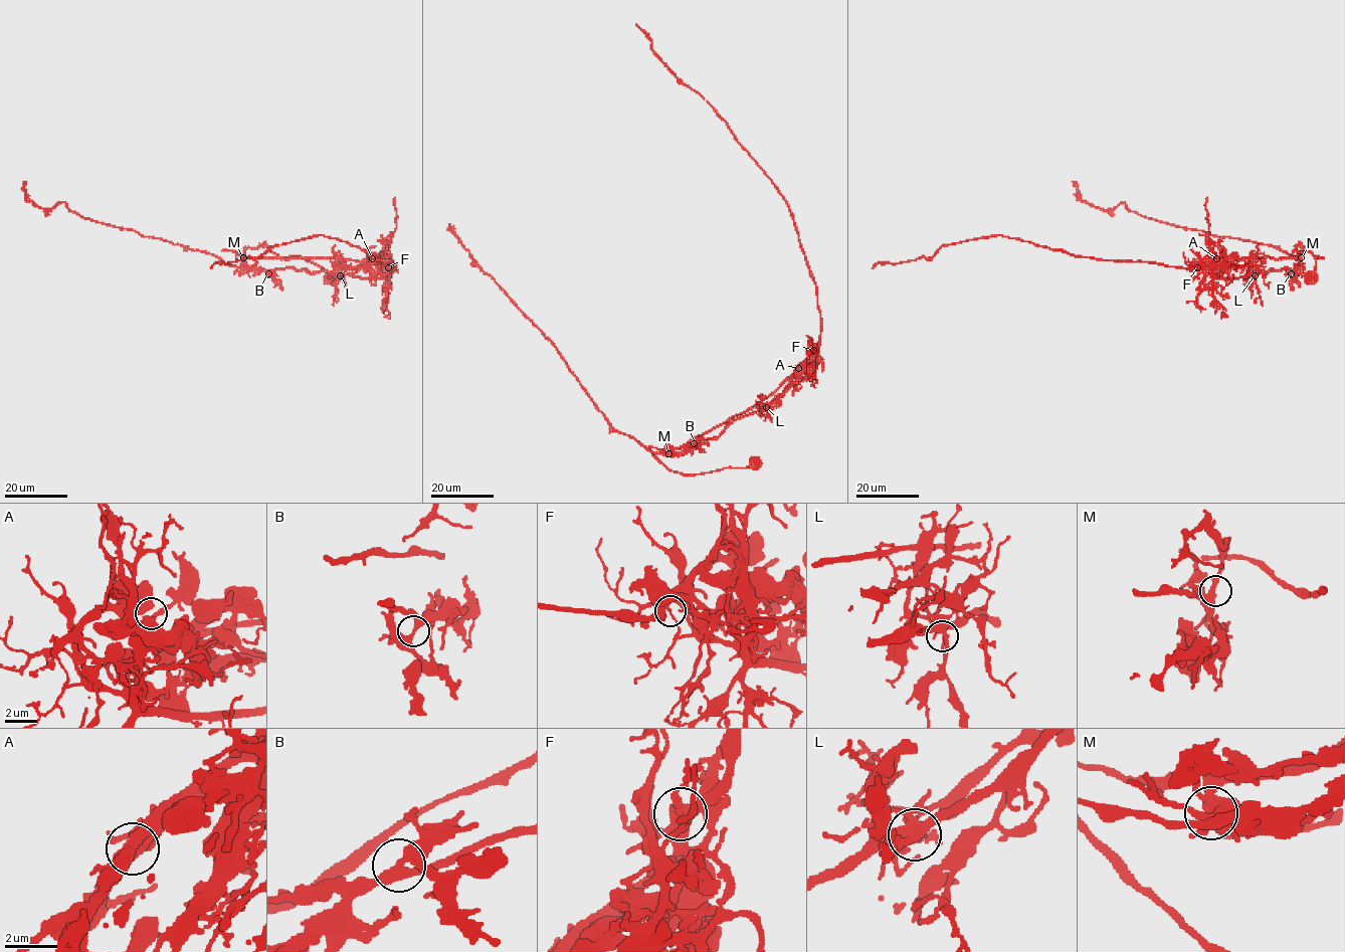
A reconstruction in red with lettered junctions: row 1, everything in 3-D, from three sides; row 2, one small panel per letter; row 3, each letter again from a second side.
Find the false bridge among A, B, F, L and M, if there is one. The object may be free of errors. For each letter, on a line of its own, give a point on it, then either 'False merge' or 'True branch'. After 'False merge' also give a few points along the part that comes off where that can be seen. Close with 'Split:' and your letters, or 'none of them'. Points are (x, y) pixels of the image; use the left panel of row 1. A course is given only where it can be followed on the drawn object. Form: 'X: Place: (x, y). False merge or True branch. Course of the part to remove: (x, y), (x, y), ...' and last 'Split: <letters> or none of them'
A: Place: (372, 258). True branch
B: Place: (268, 273). True branch
F: Place: (388, 267). False merge. Course of the part to remove: (388, 267), (381, 277), (357, 277), (229, 266), (80, 216), (64, 202), (43, 209), (28, 200), (24, 181)
L: Place: (340, 275). True branch
M: Place: (243, 257). True branch
Split: F

